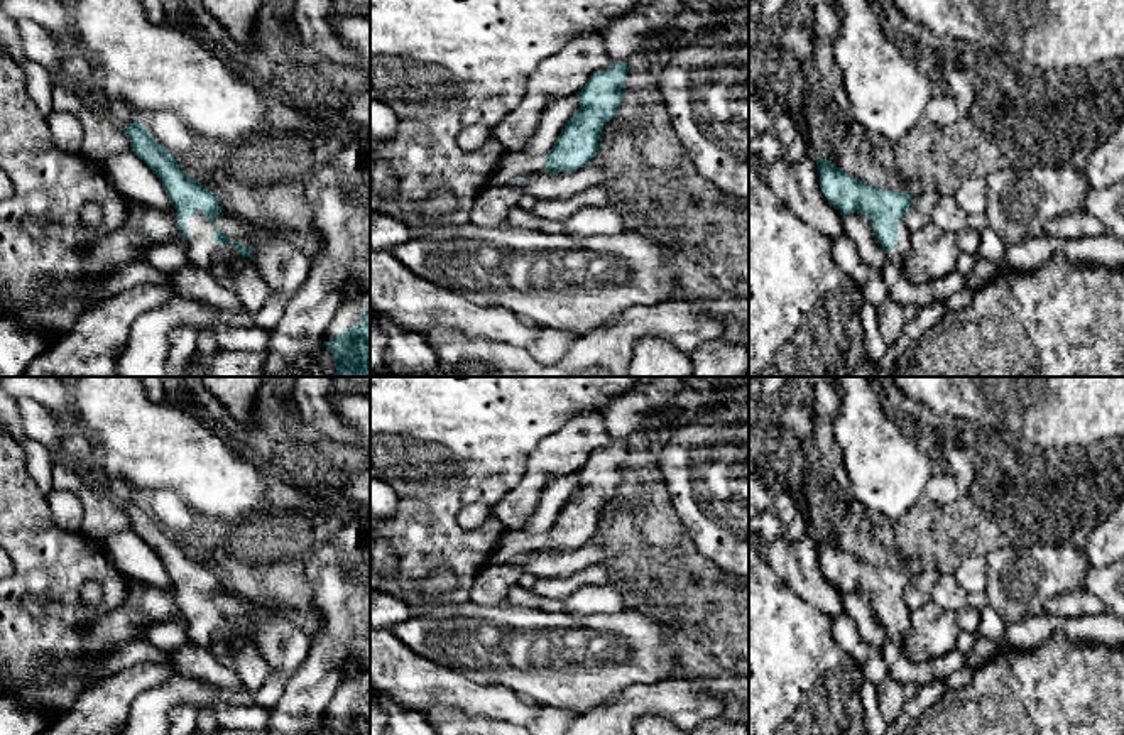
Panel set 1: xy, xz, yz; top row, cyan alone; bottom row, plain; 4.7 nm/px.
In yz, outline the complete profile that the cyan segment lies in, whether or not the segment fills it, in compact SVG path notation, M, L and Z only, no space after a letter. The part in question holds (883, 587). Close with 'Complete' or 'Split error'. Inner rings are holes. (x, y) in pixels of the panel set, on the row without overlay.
M827 537L816 539L820 566L825 578L845 596L850 591L864 593L874 613L887 632L887 640L901 645L911 627L911 610L903 602L911 576L903 569L870 566L843 551Z. Split error

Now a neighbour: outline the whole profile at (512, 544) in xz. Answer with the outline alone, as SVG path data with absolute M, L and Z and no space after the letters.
M505 531L485 559L485 566L512 563L546 547L546 534L526 534L522 531Z

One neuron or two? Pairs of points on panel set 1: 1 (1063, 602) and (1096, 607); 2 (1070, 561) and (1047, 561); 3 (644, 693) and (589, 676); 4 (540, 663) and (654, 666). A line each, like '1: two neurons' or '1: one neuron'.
1: one neuron
2: one neuron
3: two neurons
4: one neuron

